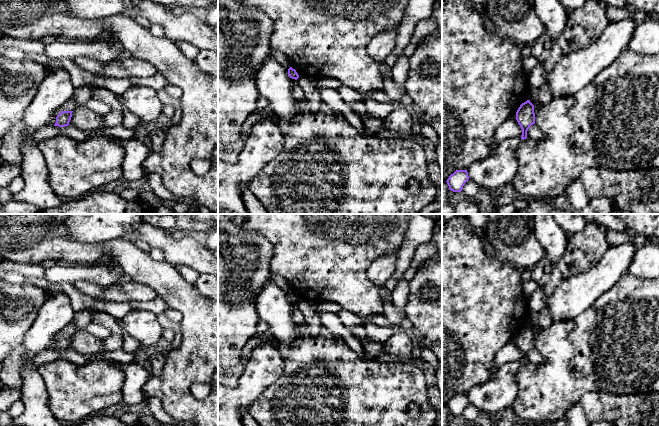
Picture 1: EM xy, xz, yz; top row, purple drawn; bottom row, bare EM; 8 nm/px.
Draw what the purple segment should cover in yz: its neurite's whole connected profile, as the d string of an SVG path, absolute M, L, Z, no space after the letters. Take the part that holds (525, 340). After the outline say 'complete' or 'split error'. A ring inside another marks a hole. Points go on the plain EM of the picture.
M527 324L522 327L516 336L516 344L522 353L521 363L527 362L527 355L531 349L535 348L534 329Z; complete

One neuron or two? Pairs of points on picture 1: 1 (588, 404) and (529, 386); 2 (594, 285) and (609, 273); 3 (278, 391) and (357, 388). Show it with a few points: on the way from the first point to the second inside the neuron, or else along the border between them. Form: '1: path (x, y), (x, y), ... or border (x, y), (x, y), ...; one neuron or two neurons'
1: border (600, 390), (585, 392), (578, 402); two neurons
2: path (598, 281), (605, 274); one neuron
3: path (298, 391), (337, 391); one neuron

